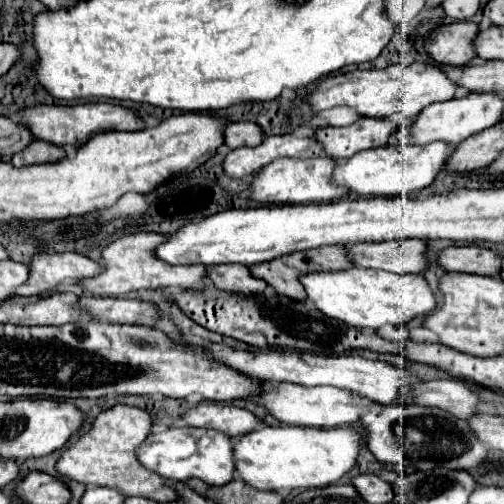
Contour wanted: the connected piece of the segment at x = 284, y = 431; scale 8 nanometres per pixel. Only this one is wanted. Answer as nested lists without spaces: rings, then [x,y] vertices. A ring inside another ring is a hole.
[[[261,425],[235,443],[237,475],[255,489],[265,491],[291,491],[315,489],[337,483],[347,475],[359,457],[363,429],[345,425],[333,429],[315,427],[269,427]]]

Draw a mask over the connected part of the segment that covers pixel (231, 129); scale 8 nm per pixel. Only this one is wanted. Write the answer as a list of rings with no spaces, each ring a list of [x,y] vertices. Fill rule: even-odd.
[[[237,121],[225,127],[225,145],[229,149],[255,147],[261,143],[261,127],[251,121]]]

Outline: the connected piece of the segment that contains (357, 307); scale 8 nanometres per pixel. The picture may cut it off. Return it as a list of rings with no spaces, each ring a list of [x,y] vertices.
[[[351,267],[345,271],[317,271],[301,275],[307,299],[331,319],[365,329],[379,329],[385,323],[405,325],[413,317],[423,317],[435,309],[435,297],[421,275],[395,275],[389,271]]]

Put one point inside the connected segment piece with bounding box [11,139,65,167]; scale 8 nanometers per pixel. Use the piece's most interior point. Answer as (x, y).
(36, 151)

